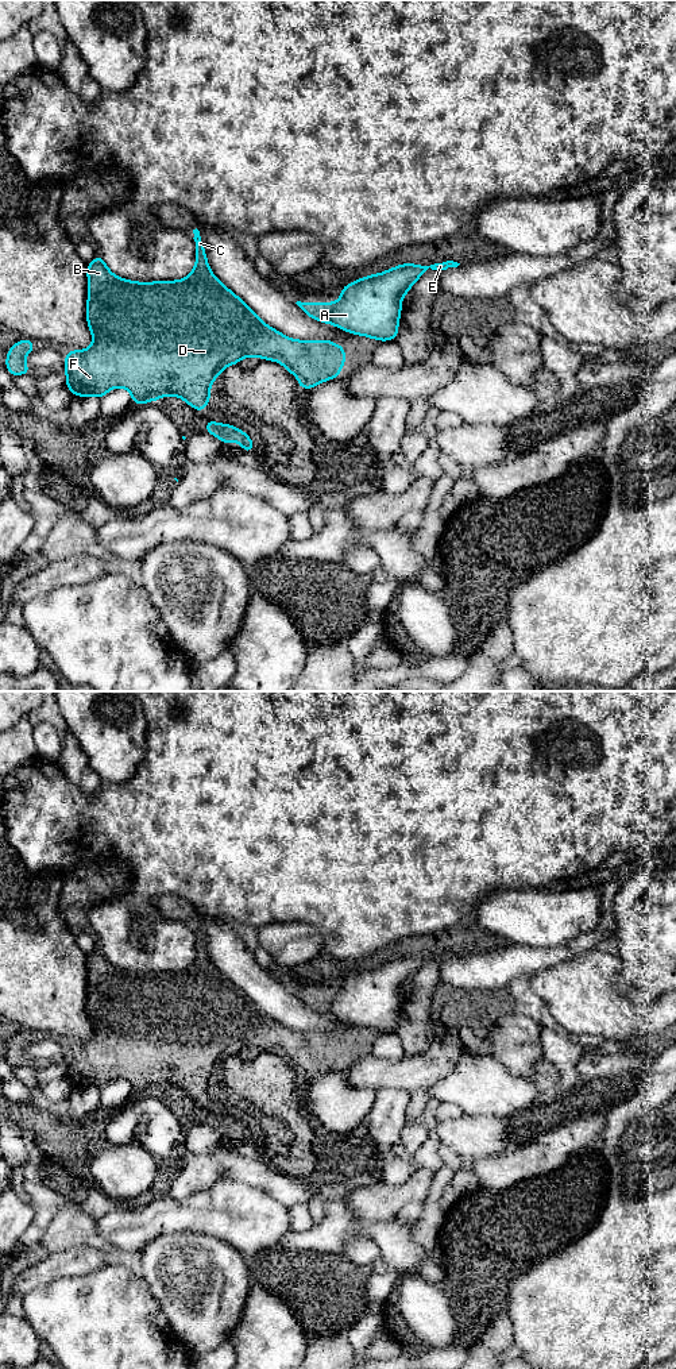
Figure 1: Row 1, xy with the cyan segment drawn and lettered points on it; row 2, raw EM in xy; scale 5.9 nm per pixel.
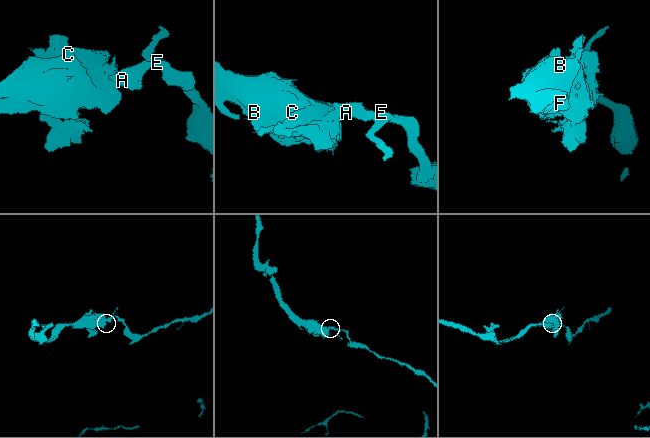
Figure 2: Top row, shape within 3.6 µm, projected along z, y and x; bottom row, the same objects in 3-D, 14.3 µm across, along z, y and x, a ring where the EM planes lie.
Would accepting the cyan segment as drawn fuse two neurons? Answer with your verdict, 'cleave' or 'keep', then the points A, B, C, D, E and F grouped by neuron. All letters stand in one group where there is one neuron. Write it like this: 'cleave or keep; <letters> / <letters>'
cleave; A E / B C D F

